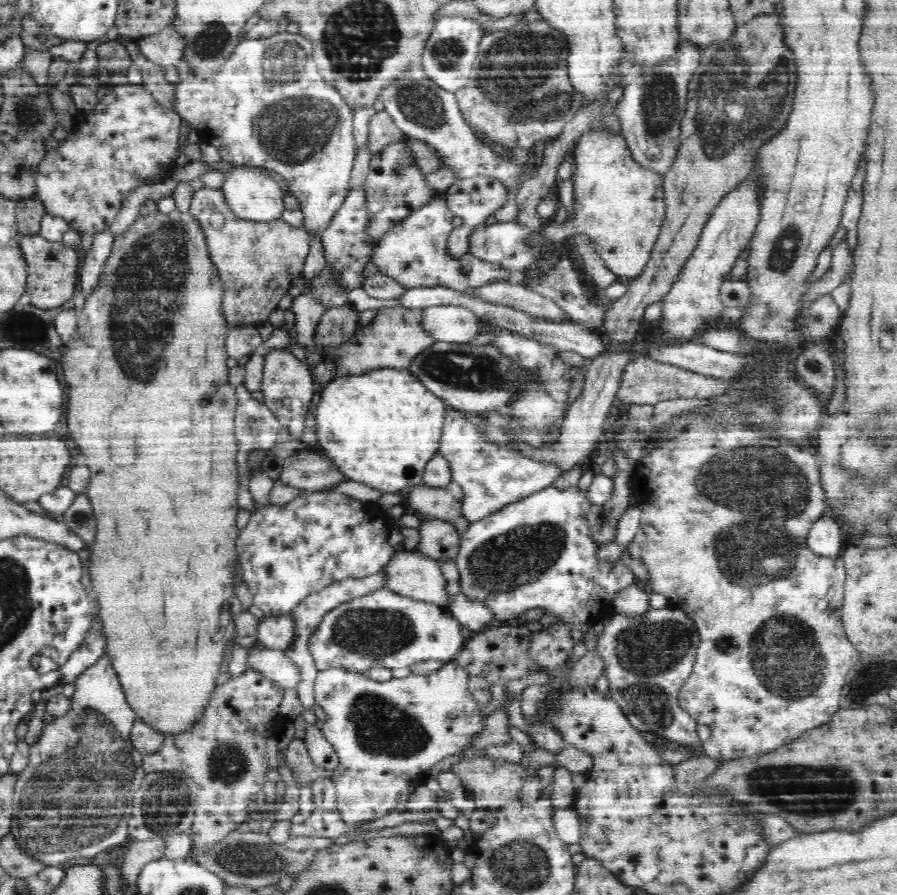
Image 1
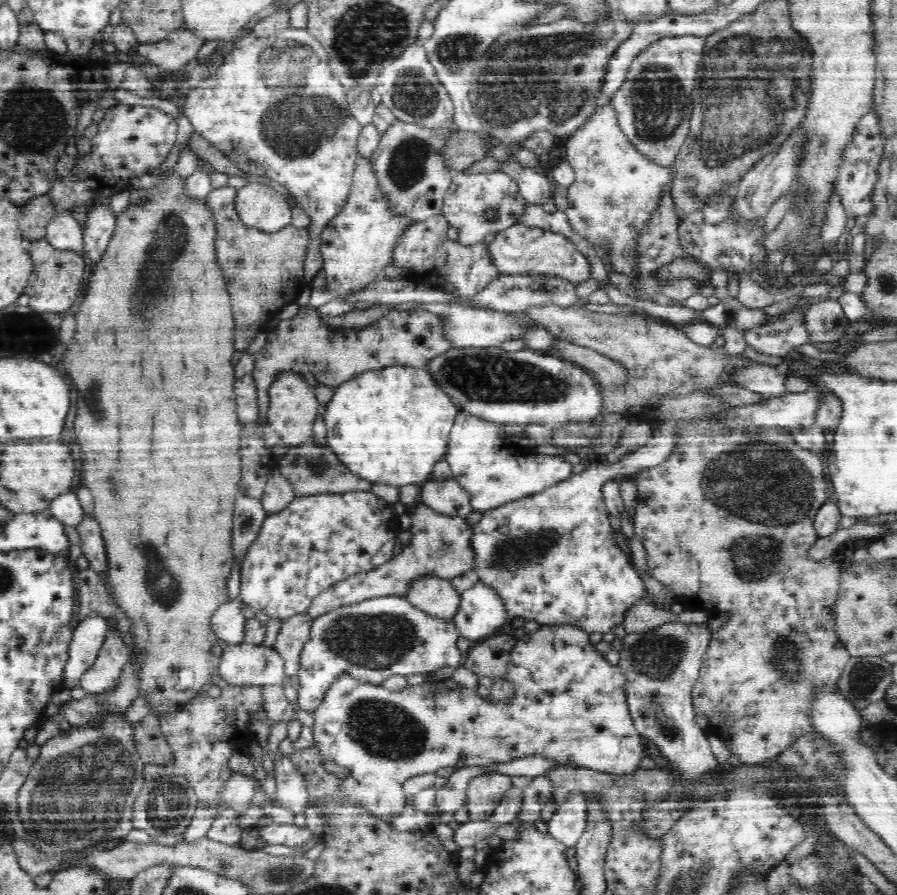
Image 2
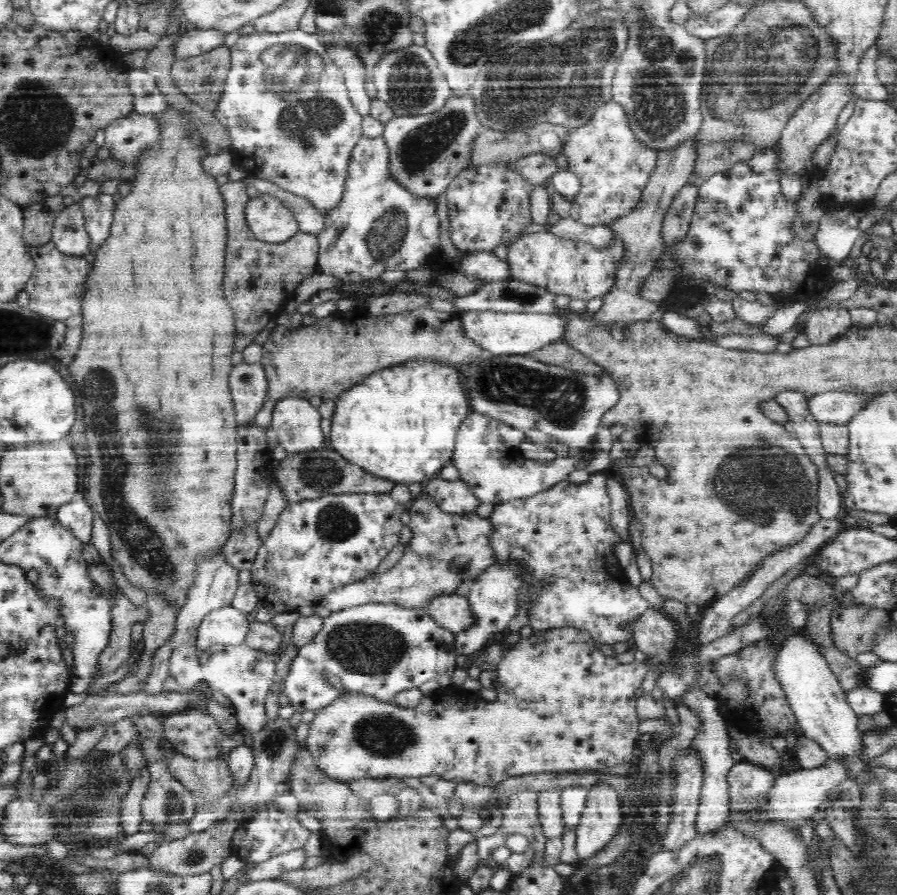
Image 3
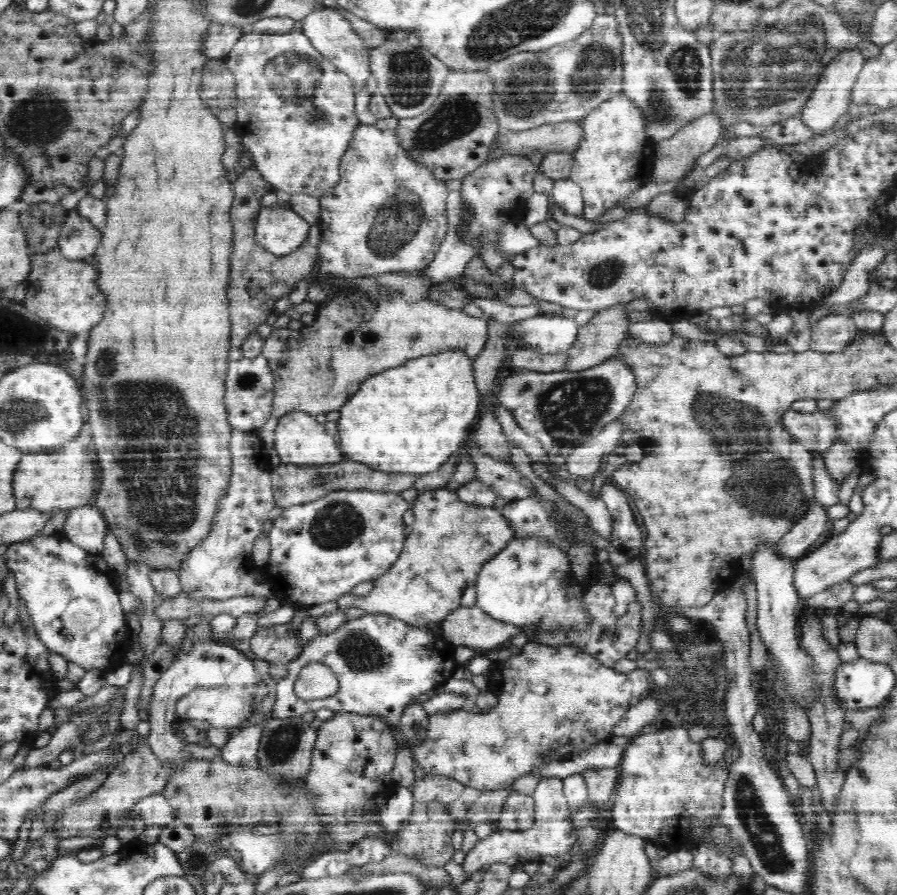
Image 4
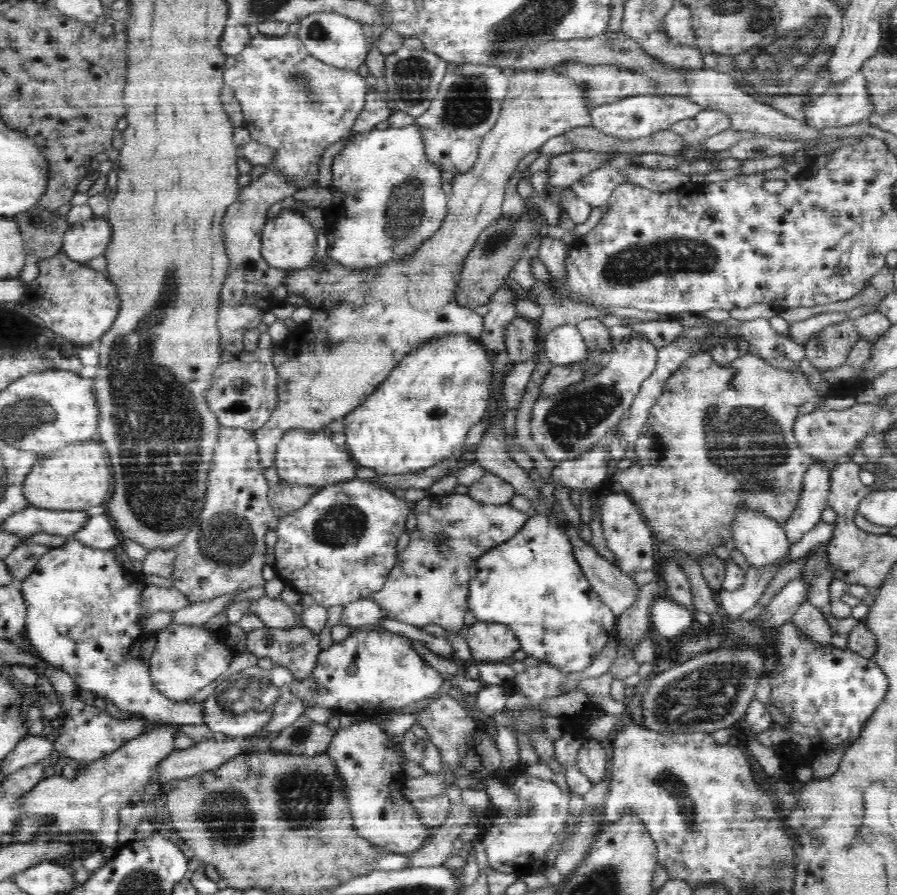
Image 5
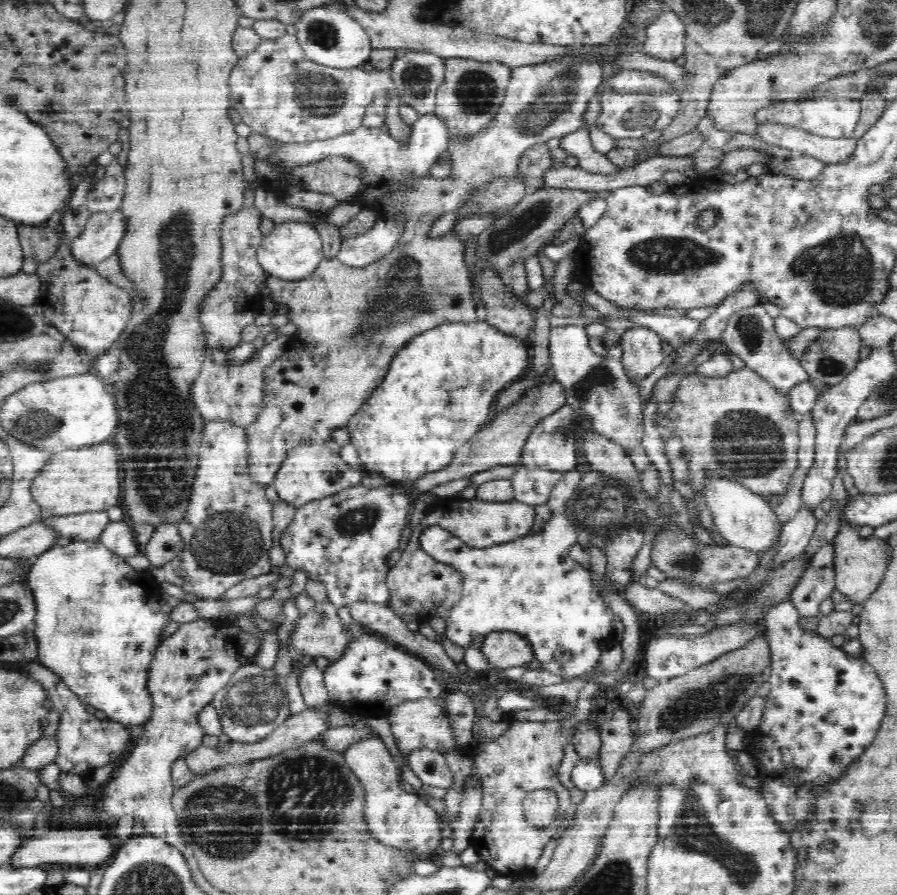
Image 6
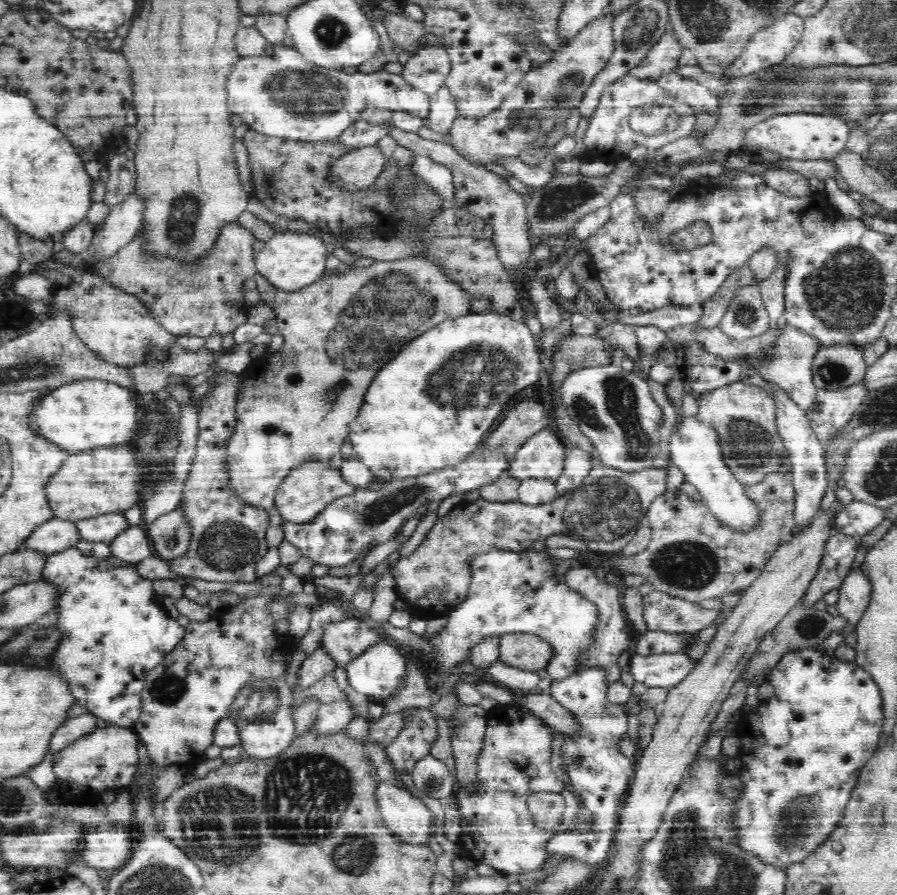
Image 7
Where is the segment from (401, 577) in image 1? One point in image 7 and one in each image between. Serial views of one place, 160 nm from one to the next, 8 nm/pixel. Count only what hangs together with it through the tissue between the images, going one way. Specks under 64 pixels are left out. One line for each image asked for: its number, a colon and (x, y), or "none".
2: (435, 596)
3: (453, 613)
4: (471, 627)
5: (494, 642)
6: (505, 649)
7: (530, 652)

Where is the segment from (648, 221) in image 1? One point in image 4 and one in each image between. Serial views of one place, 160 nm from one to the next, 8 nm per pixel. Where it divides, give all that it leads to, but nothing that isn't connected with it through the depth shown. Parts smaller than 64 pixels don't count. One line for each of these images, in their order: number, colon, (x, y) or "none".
2: (616, 187)
3: (613, 165)
4: (614, 157)

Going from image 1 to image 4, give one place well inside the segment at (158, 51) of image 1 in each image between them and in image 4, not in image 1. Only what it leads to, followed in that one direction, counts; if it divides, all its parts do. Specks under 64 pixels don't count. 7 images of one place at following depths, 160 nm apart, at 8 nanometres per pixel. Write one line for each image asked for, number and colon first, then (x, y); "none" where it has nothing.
2: (180, 49)
3: (193, 42)
4: (221, 38)

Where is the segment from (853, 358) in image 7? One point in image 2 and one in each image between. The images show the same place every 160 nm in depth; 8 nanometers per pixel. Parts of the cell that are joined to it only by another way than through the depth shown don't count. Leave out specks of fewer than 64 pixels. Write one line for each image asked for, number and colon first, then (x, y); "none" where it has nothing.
2: (825, 319)
3: (823, 326)
4: (832, 333)
5: (827, 349)
6: (833, 355)

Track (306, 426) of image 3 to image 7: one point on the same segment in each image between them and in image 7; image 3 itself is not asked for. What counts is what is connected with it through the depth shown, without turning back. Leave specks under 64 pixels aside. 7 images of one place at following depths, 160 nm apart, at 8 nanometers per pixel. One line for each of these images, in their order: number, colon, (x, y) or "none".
4: (300, 441)
5: (304, 459)
6: (310, 474)
7: (307, 493)

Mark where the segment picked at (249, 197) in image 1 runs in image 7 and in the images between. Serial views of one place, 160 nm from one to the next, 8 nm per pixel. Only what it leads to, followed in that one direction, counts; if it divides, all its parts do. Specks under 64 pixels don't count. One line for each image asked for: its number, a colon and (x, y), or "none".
2: (259, 206)
3: (268, 219)
4: (279, 230)
5: (288, 241)
6: (292, 251)
7: (289, 261)

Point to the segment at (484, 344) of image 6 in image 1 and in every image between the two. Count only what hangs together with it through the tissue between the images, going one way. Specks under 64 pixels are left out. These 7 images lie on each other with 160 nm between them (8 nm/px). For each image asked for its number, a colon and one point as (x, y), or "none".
1: (389, 412)
2: (391, 426)
3: (400, 423)
4: (412, 418)
5: (419, 415)

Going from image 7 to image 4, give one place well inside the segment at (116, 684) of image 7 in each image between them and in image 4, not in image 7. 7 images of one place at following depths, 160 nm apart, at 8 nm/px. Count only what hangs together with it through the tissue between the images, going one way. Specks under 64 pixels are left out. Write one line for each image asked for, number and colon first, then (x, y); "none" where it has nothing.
4: (70, 594)
5: (82, 617)
6: (99, 624)

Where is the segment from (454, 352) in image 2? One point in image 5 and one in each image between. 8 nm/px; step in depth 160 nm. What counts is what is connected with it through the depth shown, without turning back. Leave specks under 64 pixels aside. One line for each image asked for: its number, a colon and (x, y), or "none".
3: (521, 391)
4: (562, 410)
5: (563, 427)

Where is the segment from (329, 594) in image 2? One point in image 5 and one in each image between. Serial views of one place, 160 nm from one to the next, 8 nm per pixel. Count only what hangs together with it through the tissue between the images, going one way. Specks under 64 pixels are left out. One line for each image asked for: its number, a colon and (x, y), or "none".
3: (447, 548)
4: (451, 540)
5: (429, 583)

